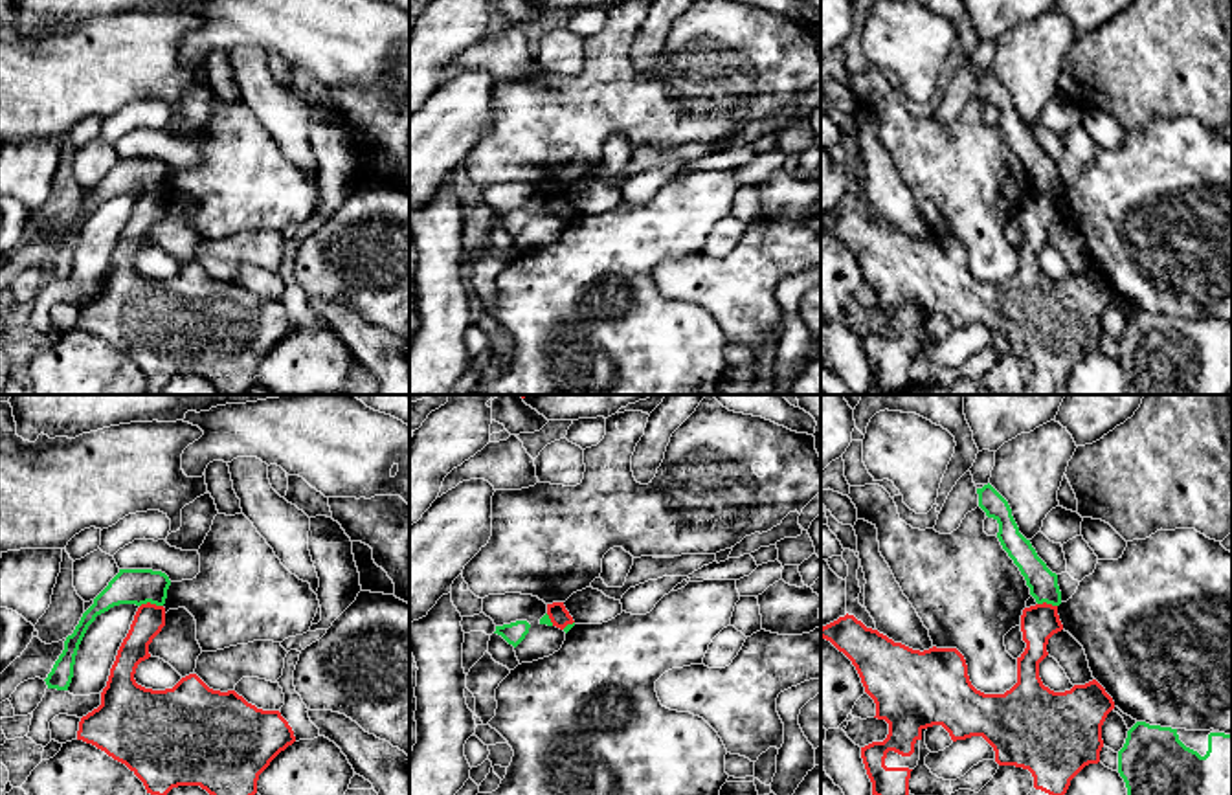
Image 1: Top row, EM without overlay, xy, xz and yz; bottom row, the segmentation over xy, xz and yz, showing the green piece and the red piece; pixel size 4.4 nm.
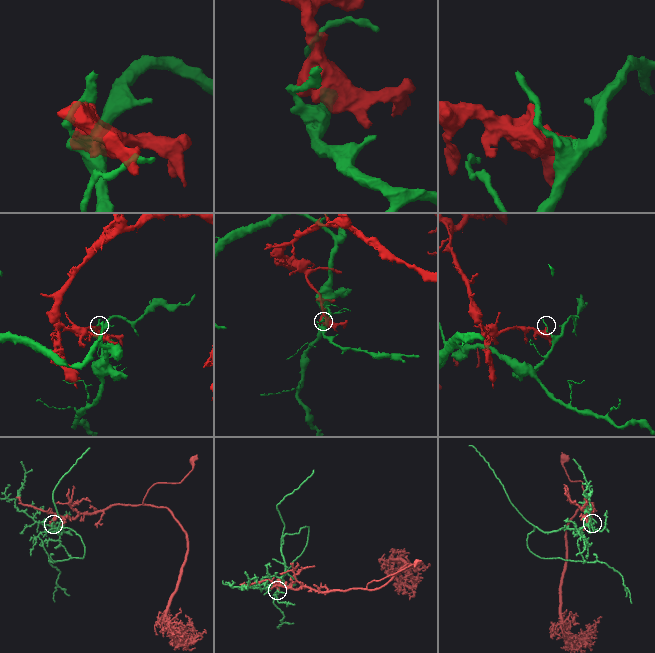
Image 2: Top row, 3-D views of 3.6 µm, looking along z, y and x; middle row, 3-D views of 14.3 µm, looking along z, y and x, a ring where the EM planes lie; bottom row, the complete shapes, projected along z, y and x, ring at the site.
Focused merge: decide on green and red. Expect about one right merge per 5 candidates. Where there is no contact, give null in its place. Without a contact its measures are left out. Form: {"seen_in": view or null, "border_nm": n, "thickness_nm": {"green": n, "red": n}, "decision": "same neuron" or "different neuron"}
{"seen_in": "xy", "border_nm": 100, "thickness_nm": {"green": 160, "red": 140}, "decision": "different neuron"}

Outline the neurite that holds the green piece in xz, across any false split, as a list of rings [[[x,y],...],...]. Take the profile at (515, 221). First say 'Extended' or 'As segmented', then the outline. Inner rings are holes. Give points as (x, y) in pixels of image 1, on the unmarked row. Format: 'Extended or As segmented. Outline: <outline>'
As segmented. Outline: [[[516,209],[510,213],[496,215],[498,224],[501,224],[509,233],[514,237],[525,228],[529,222],[531,213],[527,209]]]

